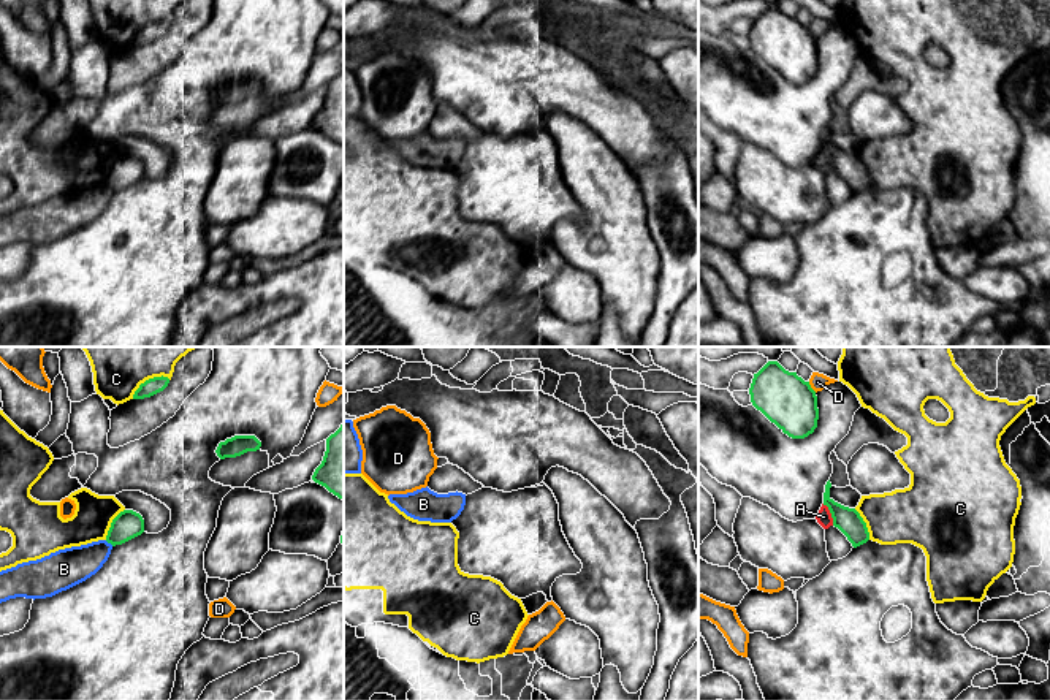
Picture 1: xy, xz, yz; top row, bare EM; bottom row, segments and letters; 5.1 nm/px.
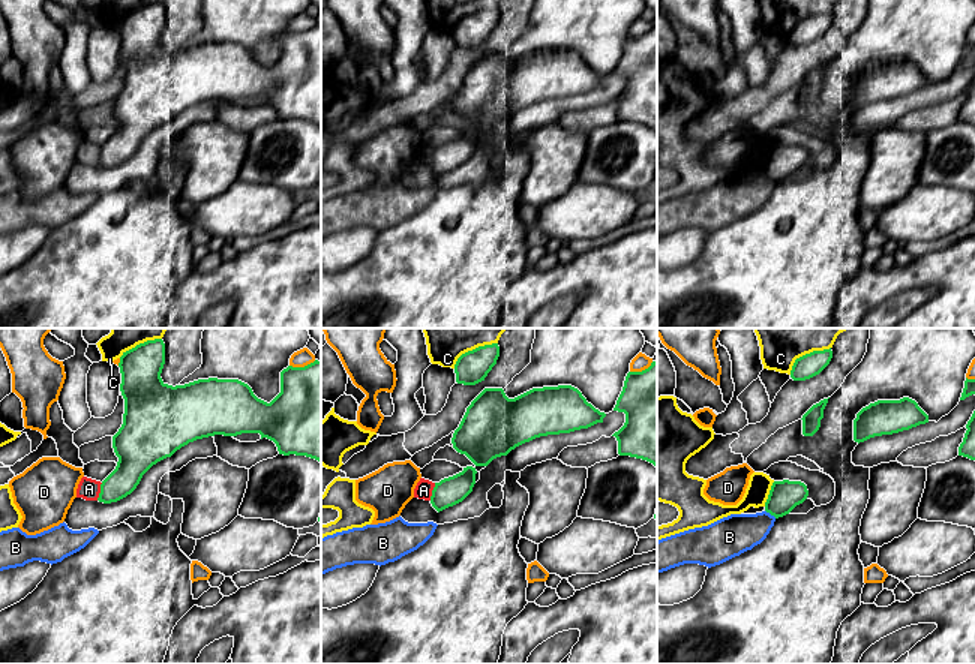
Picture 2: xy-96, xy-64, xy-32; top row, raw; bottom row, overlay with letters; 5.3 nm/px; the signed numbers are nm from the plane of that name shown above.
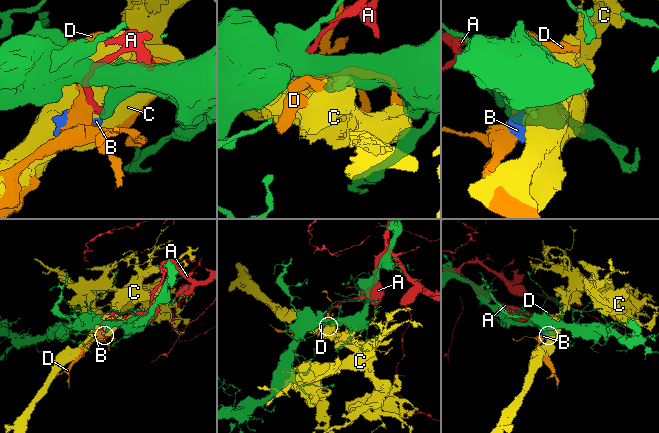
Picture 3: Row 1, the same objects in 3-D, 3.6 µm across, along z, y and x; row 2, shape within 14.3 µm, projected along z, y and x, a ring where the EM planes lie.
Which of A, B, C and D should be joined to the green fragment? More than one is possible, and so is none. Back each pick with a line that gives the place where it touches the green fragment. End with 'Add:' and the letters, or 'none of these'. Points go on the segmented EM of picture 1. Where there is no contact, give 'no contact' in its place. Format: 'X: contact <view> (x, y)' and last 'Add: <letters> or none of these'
Add: none of these

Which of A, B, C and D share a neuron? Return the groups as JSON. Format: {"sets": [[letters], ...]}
{"sets": [["A"], ["B"], ["C"], ["D"]]}

